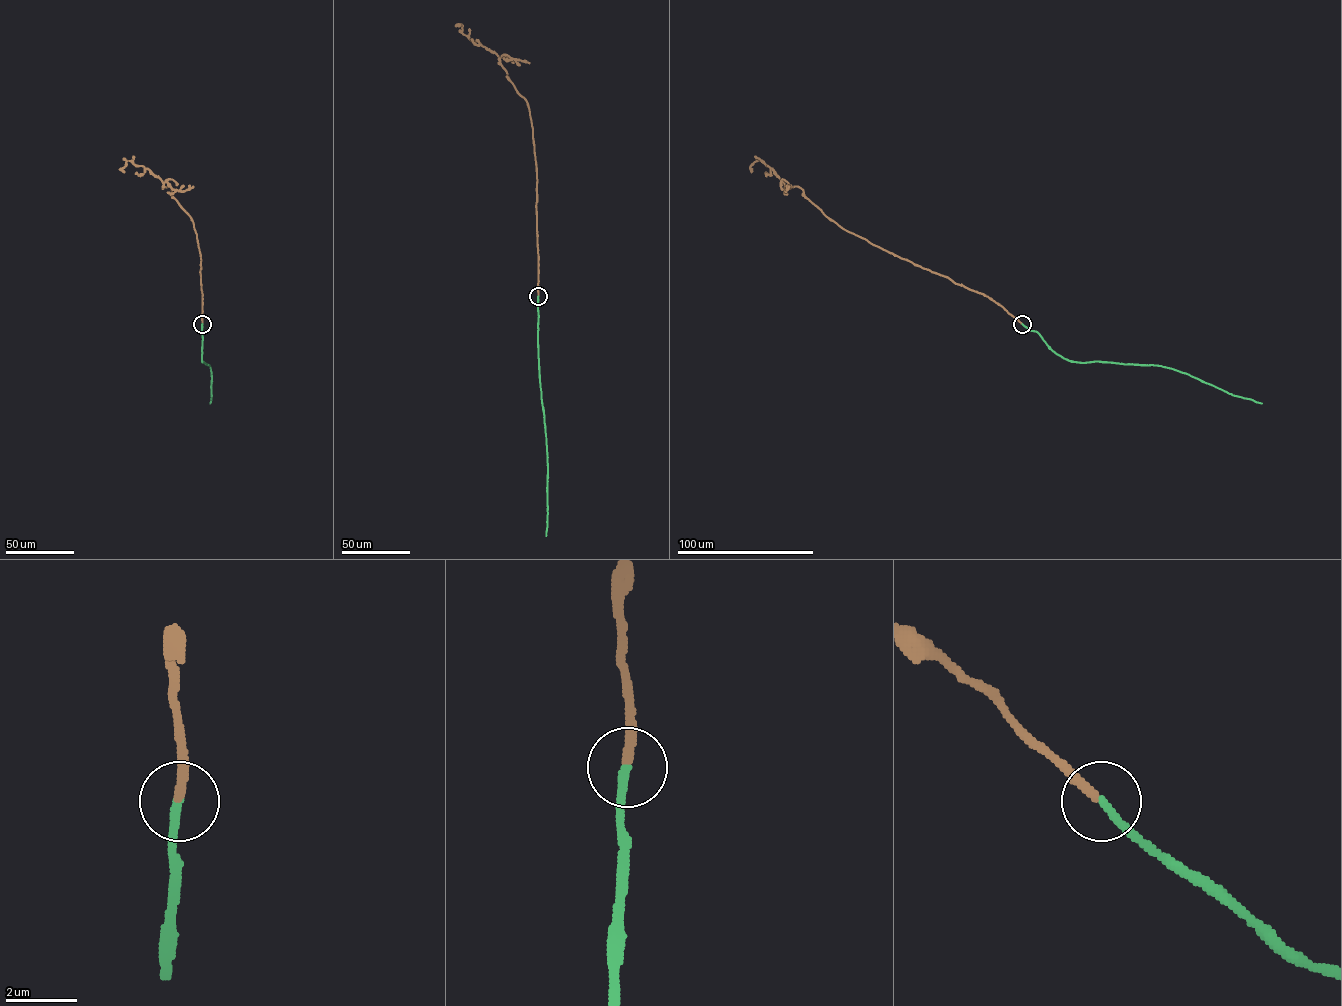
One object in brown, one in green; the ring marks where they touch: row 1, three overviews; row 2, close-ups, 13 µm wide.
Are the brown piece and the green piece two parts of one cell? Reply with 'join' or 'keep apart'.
join

